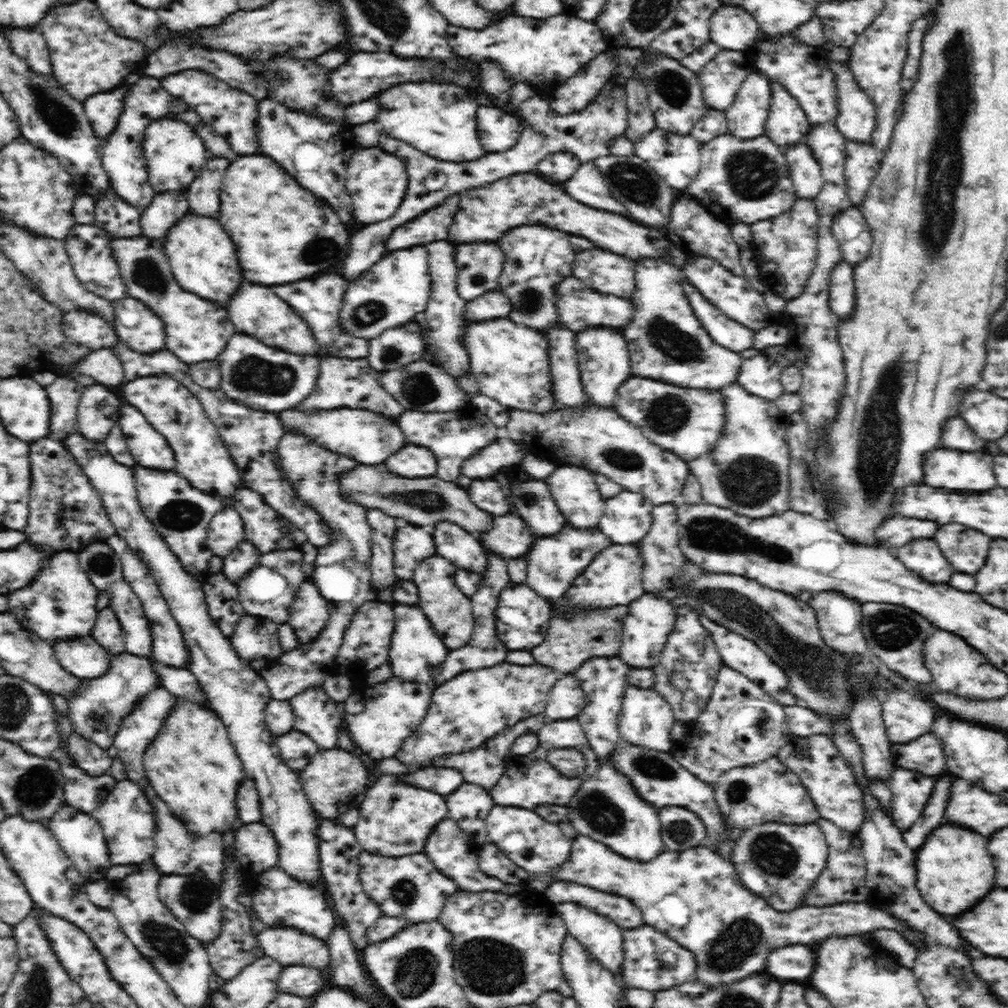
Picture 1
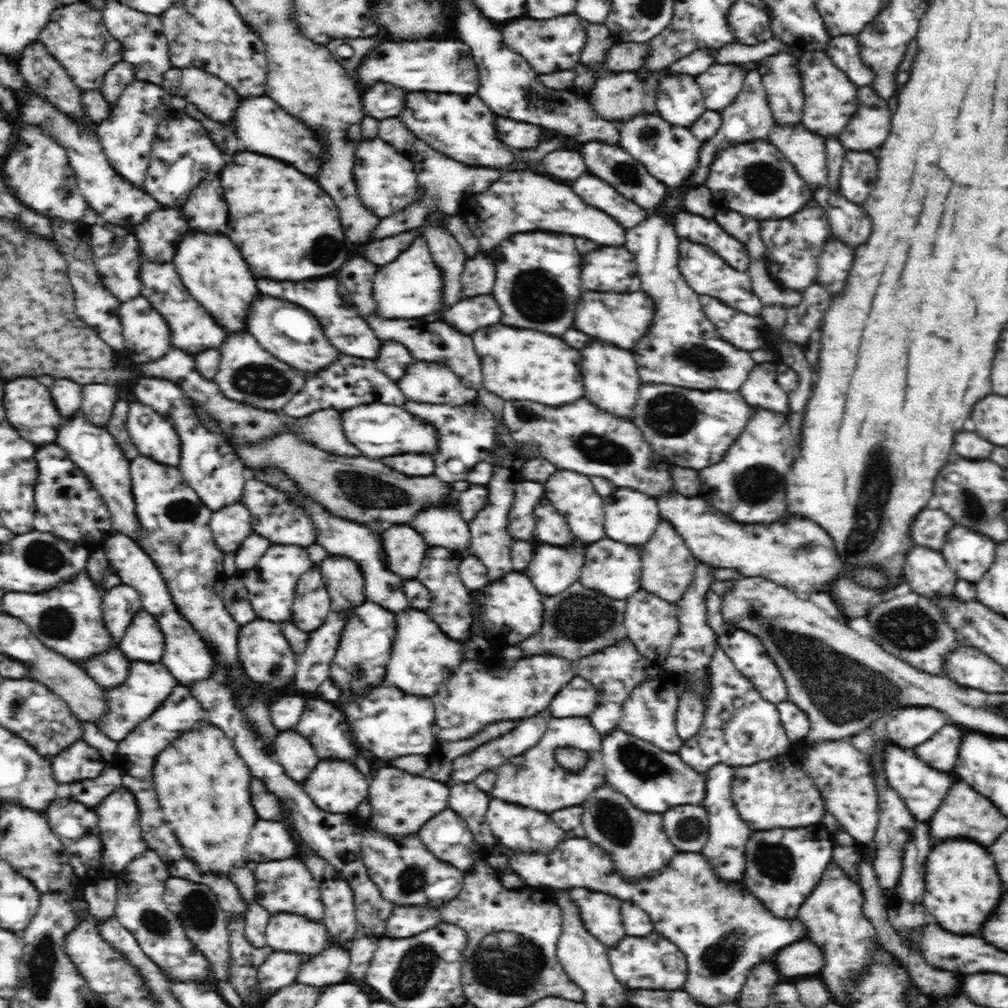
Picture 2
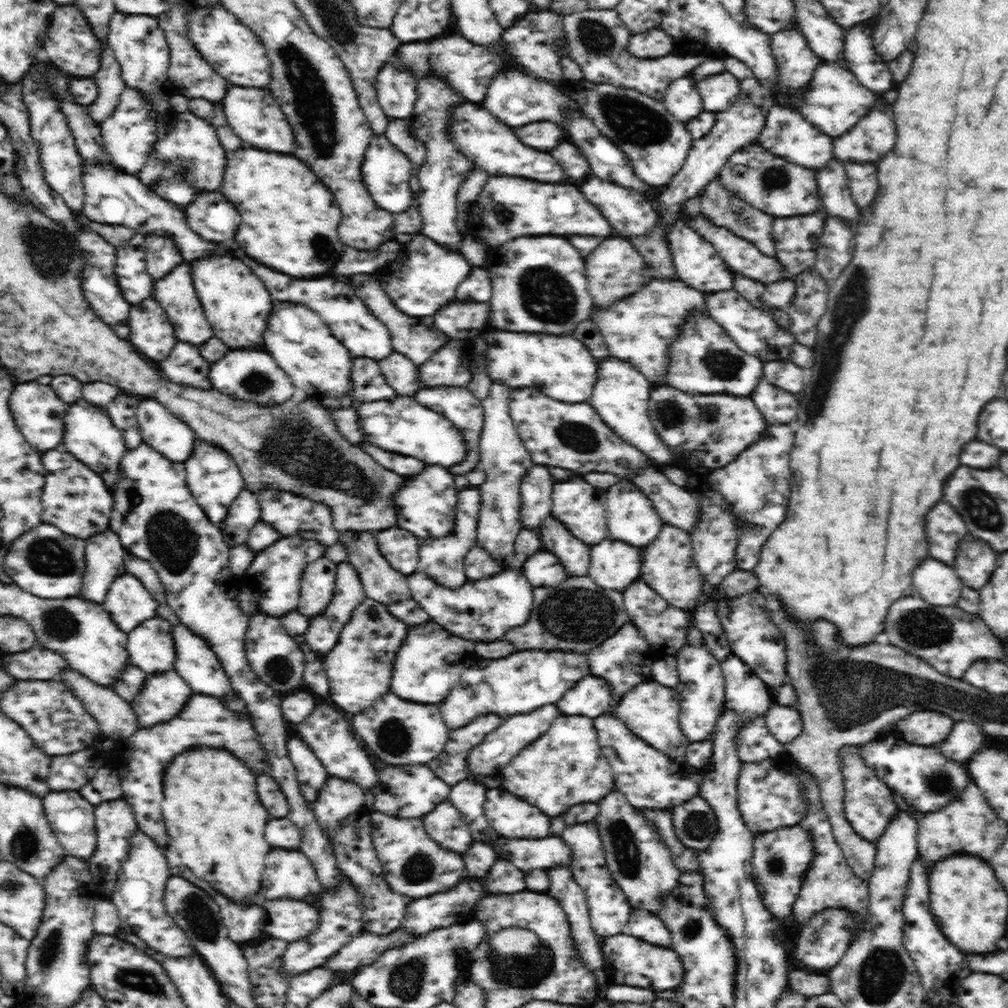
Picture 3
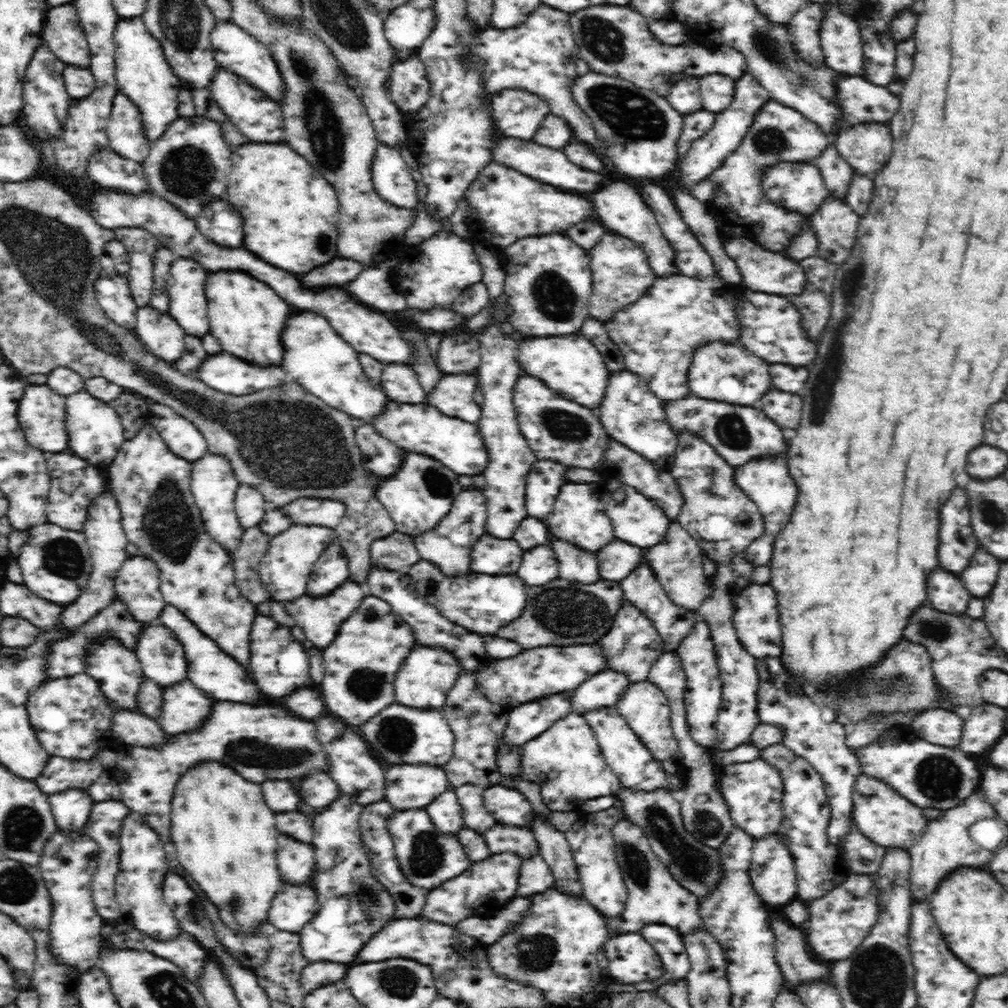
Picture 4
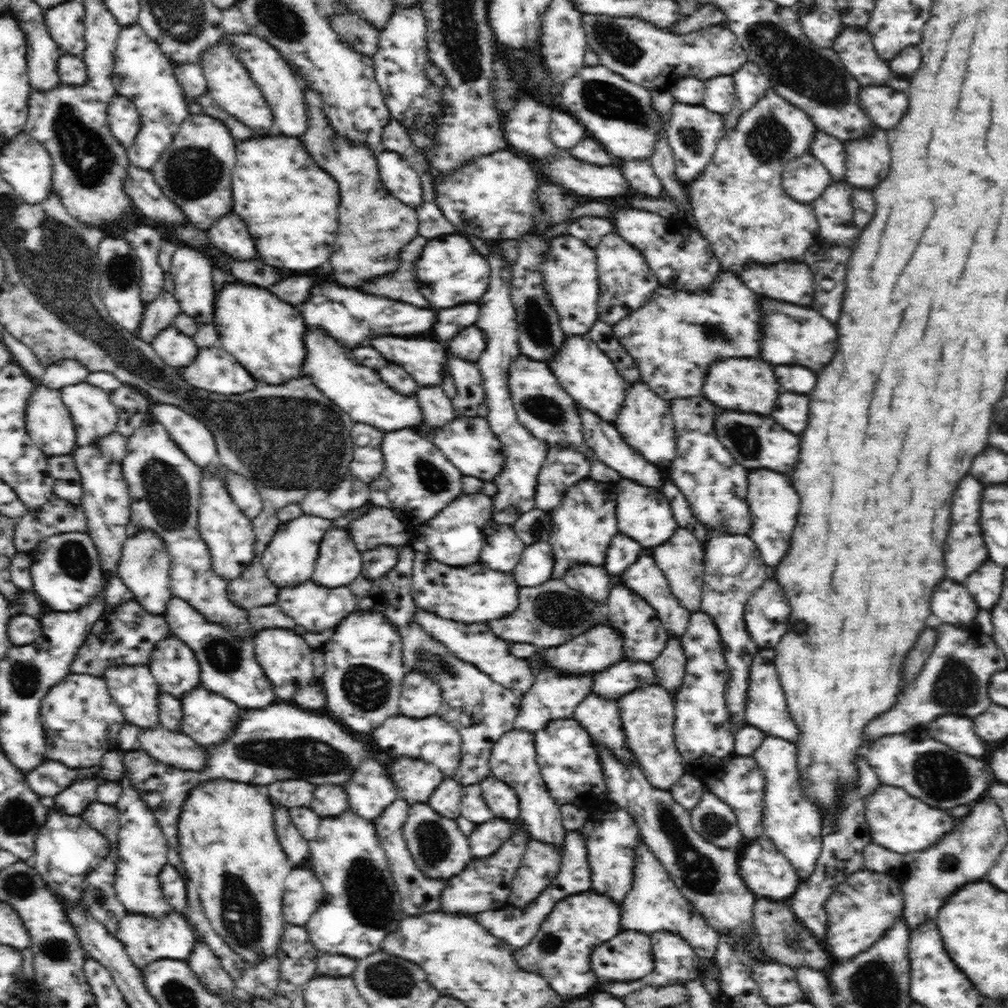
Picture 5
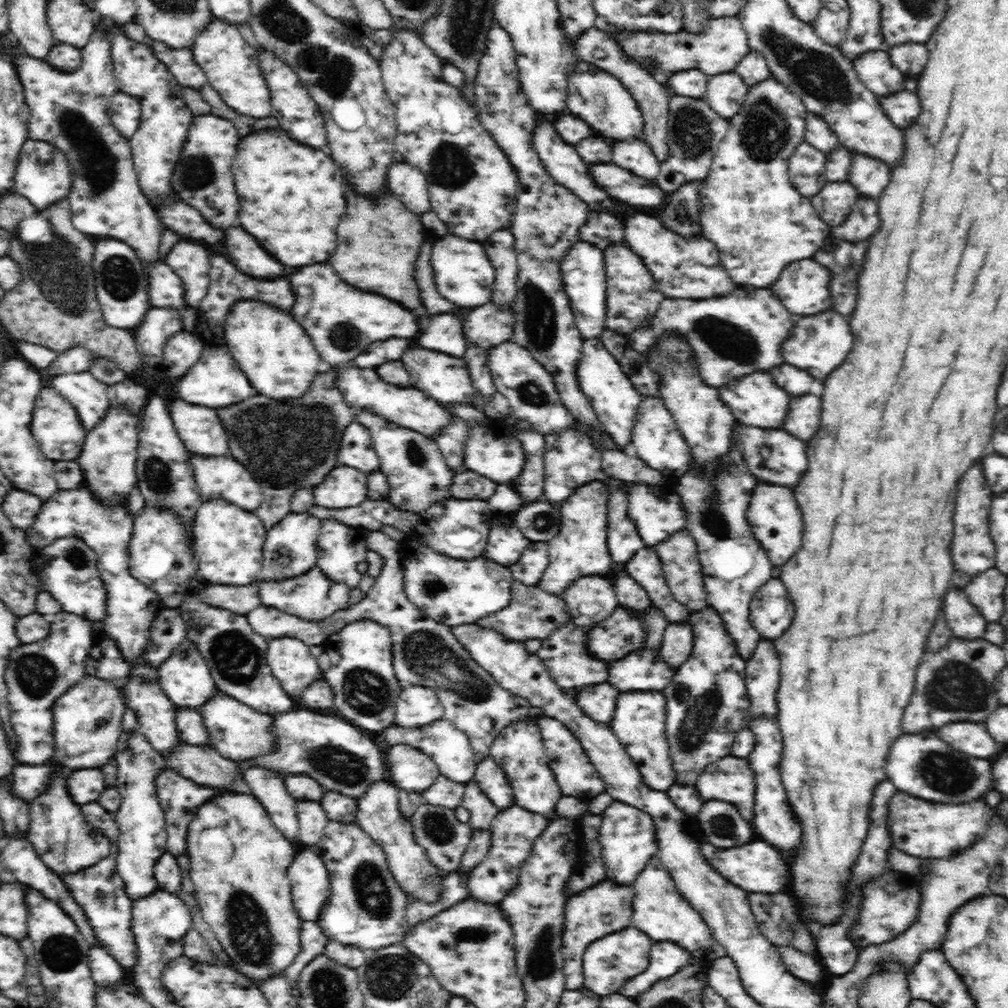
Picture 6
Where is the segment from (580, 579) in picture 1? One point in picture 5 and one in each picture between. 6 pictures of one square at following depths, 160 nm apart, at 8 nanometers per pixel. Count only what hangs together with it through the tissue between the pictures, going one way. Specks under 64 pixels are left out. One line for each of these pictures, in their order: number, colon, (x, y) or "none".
2: (614, 569)
3: (613, 565)
4: (617, 560)
5: (623, 551)

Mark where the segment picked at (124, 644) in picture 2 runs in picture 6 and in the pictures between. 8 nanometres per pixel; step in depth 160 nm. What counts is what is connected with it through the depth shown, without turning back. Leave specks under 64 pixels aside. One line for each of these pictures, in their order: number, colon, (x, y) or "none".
3: (150, 645)
4: (162, 659)
5: (174, 666)
6: (184, 676)

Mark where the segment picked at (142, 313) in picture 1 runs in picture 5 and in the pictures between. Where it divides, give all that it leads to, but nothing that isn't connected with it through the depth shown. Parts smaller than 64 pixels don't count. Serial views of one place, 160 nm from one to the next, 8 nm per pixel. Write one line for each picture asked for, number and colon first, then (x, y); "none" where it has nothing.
2: (147, 337)
3: (150, 329)
4: (159, 332)
5: (171, 345)

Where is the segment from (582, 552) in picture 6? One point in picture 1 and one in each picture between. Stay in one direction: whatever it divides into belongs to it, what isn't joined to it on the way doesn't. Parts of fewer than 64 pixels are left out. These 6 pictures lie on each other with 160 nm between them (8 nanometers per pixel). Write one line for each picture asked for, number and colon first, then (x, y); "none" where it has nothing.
1: (578, 497)
2: (573, 495)
3: (580, 506)
4: (578, 516)
5: (582, 530)

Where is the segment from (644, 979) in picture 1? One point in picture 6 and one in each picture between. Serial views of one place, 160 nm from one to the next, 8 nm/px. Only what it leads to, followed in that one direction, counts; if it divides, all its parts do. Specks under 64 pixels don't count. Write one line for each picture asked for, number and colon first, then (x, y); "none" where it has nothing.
2: (652, 962)
3: (630, 961)
4: (631, 958)
5: (628, 956)
6: (607, 963)

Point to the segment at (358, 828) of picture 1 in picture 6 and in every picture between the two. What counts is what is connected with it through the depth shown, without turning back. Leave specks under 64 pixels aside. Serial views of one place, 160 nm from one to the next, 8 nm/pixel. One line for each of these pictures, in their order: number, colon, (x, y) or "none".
2: (401, 804)
3: (411, 791)
4: (409, 787)
5: (415, 780)
6: (409, 769)

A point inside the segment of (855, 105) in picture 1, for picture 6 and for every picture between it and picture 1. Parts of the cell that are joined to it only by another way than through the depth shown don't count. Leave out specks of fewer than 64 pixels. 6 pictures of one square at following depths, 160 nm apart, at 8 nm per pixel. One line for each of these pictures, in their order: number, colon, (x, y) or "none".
2: (868, 128)
3: (872, 137)
4: (866, 147)
5: (867, 160)
6: (869, 176)

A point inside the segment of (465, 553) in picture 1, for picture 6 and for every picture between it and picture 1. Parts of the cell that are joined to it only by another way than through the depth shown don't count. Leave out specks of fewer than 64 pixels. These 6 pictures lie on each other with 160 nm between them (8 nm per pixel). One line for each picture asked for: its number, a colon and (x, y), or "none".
2: (445, 527)
3: (425, 506)
4: (415, 497)
5: (418, 481)
6: (418, 475)

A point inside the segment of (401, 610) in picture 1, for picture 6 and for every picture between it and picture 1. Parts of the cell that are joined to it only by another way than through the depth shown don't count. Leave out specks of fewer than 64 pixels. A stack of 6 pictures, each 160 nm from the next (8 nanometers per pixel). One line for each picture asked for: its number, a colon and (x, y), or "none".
2: (422, 658)
3: (429, 664)
4: (427, 675)
5: (420, 697)
6: (417, 706)

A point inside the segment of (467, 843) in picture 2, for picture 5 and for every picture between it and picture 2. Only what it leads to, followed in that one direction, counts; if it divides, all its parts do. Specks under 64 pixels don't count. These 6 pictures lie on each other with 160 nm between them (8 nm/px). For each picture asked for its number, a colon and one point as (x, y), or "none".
3: (445, 824)
4: (445, 812)
5: (446, 799)

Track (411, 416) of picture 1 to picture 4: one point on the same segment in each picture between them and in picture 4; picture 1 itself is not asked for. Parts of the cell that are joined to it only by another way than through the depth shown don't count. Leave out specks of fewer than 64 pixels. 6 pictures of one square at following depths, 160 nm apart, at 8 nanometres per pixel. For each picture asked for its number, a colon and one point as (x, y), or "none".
2: (468, 433)
3: (458, 404)
4: (454, 394)

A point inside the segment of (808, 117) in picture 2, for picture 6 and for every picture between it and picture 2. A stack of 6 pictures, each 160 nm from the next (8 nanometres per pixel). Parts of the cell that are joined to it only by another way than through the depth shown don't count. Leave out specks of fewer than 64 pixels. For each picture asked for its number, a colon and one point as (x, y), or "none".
3: (836, 101)
4: (860, 101)
5: (885, 106)
6: (902, 109)

